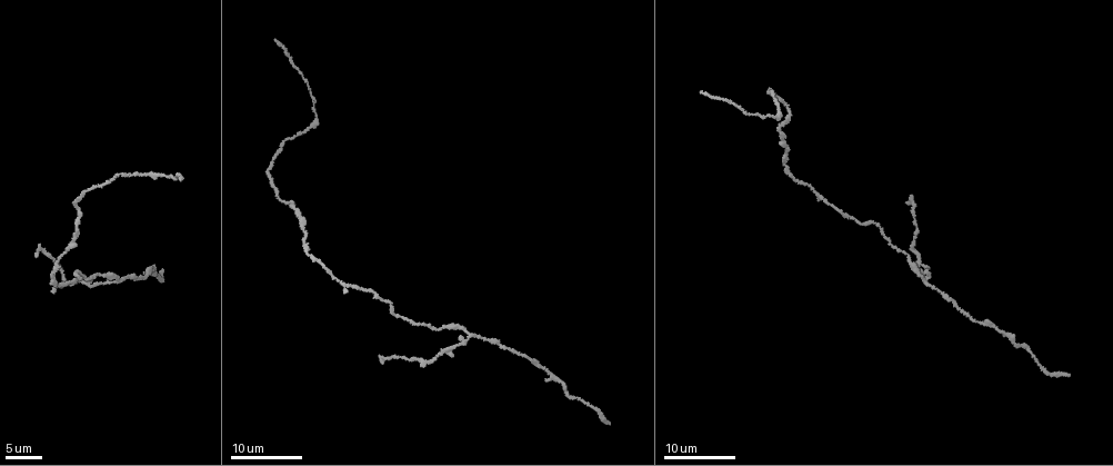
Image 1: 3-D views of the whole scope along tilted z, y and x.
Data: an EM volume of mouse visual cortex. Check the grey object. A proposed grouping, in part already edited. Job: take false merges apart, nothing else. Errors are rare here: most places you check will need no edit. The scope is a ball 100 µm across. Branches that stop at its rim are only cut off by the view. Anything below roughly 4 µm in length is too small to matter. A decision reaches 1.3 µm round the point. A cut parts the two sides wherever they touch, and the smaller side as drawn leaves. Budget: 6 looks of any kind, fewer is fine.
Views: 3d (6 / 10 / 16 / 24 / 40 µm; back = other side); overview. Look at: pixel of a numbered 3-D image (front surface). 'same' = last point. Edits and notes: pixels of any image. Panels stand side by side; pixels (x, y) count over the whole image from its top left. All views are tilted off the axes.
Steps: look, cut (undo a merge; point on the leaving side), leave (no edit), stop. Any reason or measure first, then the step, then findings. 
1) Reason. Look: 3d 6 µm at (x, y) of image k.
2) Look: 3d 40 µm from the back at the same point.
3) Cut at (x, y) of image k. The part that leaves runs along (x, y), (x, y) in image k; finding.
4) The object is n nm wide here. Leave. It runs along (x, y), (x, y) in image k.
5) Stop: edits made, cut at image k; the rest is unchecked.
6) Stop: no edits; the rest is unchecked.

Calibre changes. Look: 3d 16 µm at (577, 398) of image 1.

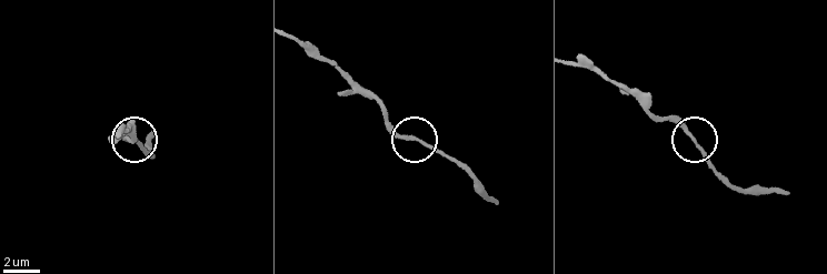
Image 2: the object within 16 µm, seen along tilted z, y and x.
Look: 3d 6 µm at (692, 135) of image 2.

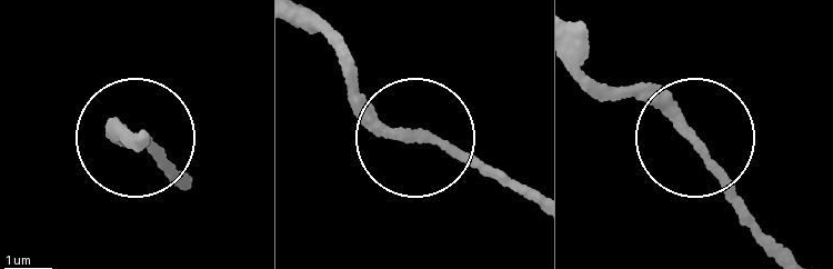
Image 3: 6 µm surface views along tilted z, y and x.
Look: 3d 6 µm from the back at (694, 142) of image 3.

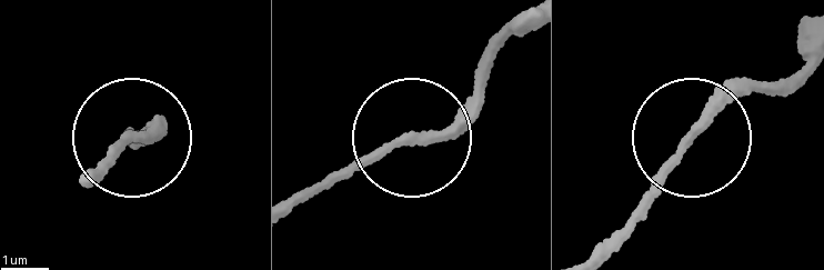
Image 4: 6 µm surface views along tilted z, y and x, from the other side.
Leave. It runs along (521, 26), (460, 113), (311, 184) in image 4; continuous, no second cell.

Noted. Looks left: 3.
Arms part here. Look: 3d 16 µm at (923, 284) of image 1.

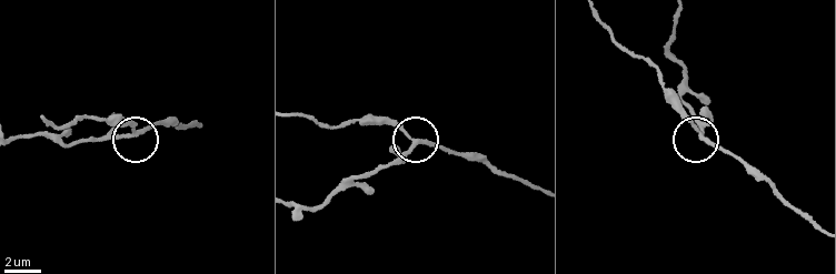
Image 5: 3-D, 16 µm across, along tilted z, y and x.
Look: 3d 10 µm at (699, 136) of image 5.

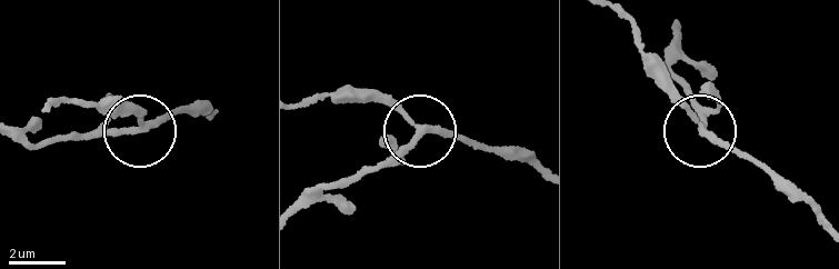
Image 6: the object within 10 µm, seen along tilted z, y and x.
Leave. It runs along (616, 11), (637, 28), (665, 83), (698, 129), (689, 96) in image 6; continuous, no second cell.

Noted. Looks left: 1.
Stop: no edits; the rest is unchecked.

